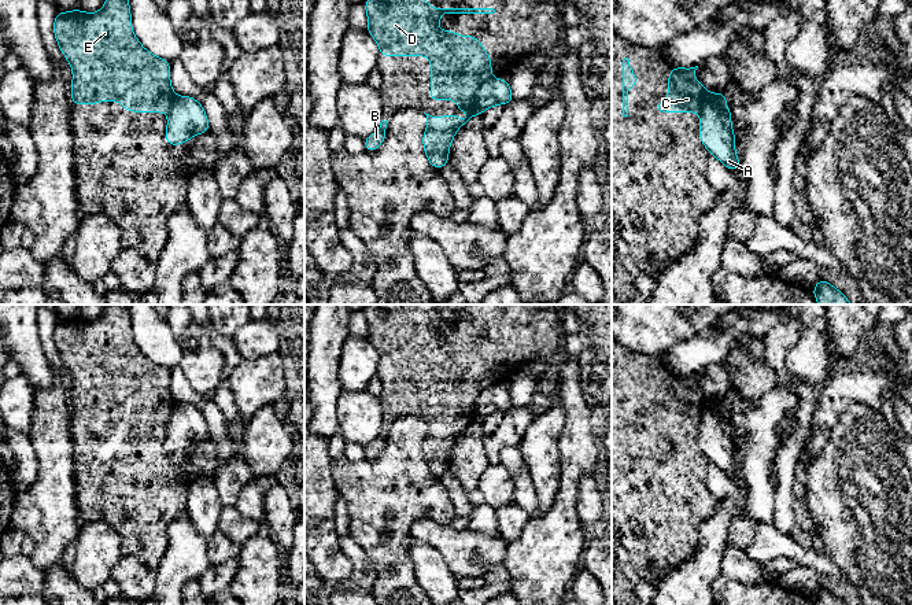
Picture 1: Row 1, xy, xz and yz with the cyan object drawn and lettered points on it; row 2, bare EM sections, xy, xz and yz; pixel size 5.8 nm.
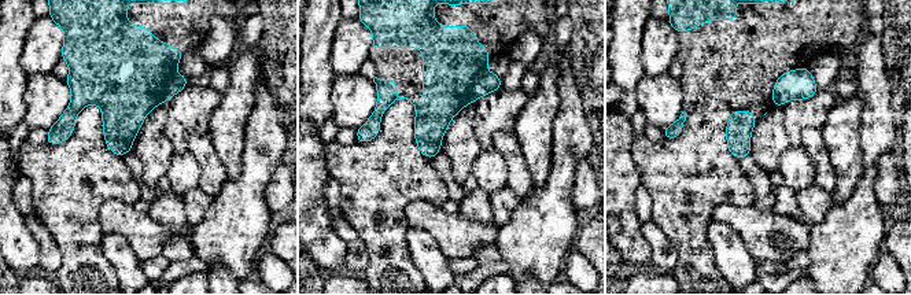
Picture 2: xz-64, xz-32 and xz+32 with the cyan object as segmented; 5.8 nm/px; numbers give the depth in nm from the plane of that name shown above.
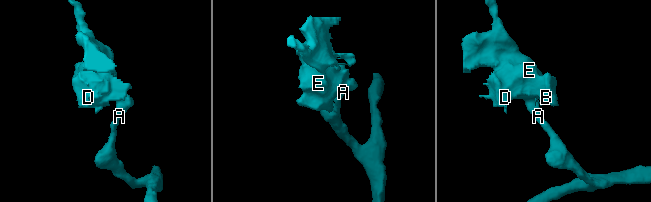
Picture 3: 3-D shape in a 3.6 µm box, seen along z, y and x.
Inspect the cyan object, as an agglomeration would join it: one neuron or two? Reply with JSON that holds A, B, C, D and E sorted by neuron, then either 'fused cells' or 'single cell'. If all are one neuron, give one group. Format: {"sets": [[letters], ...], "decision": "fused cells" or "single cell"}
{"sets": [["A"], ["B", "C", "D", "E"]], "decision": "fused cells"}

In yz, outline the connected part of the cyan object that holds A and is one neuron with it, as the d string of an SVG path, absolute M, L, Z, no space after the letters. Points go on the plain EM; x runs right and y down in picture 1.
M713 406L704 410L699 424L699 446L712 464L727 476L738 477L735 462L735 442L731 432L731 418L724 407Z

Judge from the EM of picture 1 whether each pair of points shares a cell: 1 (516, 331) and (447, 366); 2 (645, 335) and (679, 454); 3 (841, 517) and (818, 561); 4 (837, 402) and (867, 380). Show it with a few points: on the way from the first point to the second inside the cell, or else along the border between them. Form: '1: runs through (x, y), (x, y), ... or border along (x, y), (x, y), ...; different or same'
1: runs through (499, 331), (488, 340), (473, 340), (464, 350); same
2: border along (626, 346), (643, 354), (664, 356); different
3: border along (823, 554), (840, 568), (845, 579); different
4: runs through (844, 397), (853, 387), (860, 387); same

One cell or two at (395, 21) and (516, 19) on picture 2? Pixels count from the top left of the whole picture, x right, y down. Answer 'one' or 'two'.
one

